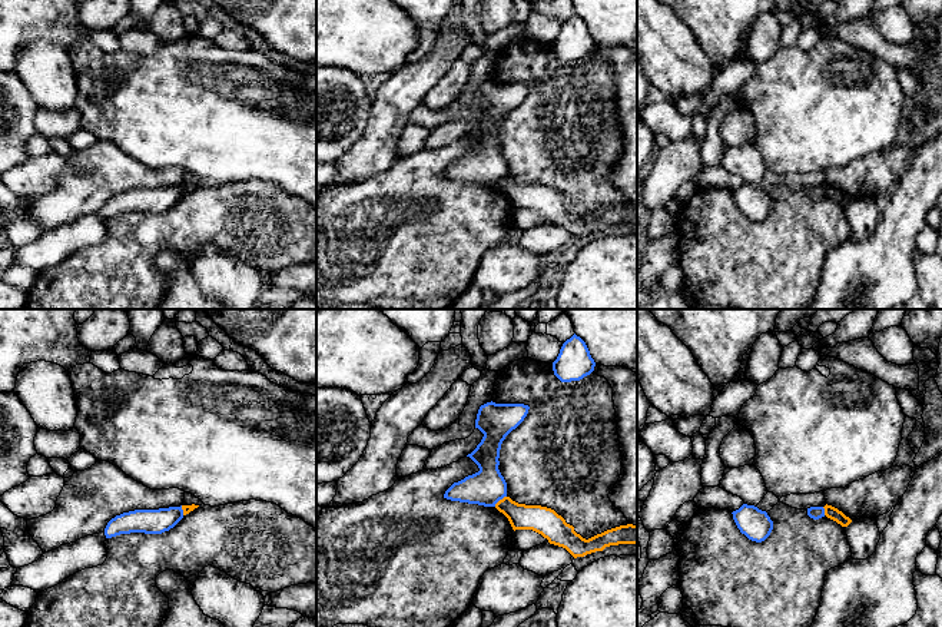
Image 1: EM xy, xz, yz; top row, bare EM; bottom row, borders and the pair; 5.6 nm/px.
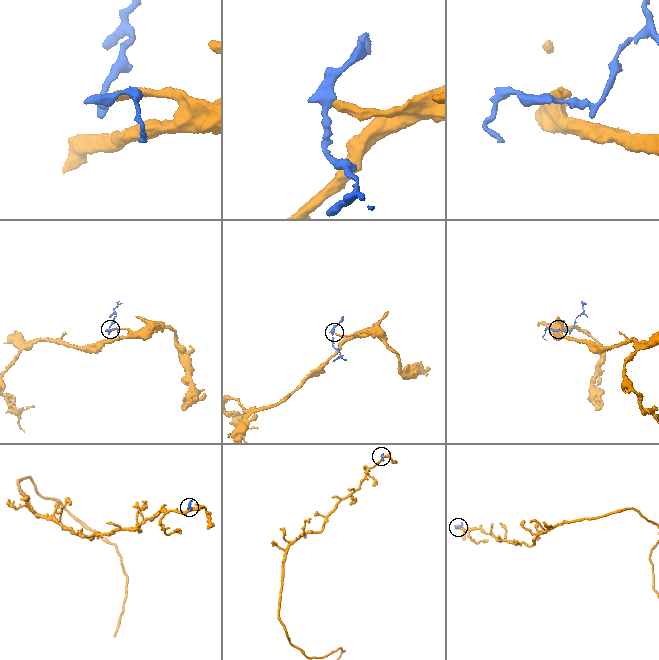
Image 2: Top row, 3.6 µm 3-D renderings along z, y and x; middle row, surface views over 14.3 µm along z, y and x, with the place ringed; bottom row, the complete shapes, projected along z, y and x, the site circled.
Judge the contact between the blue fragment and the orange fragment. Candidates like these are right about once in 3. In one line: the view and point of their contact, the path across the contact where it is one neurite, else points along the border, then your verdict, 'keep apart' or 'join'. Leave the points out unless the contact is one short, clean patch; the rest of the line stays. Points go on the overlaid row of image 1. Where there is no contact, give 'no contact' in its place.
contact xz (500, 498); border xz (506, 496), (494, 506); keep apart

